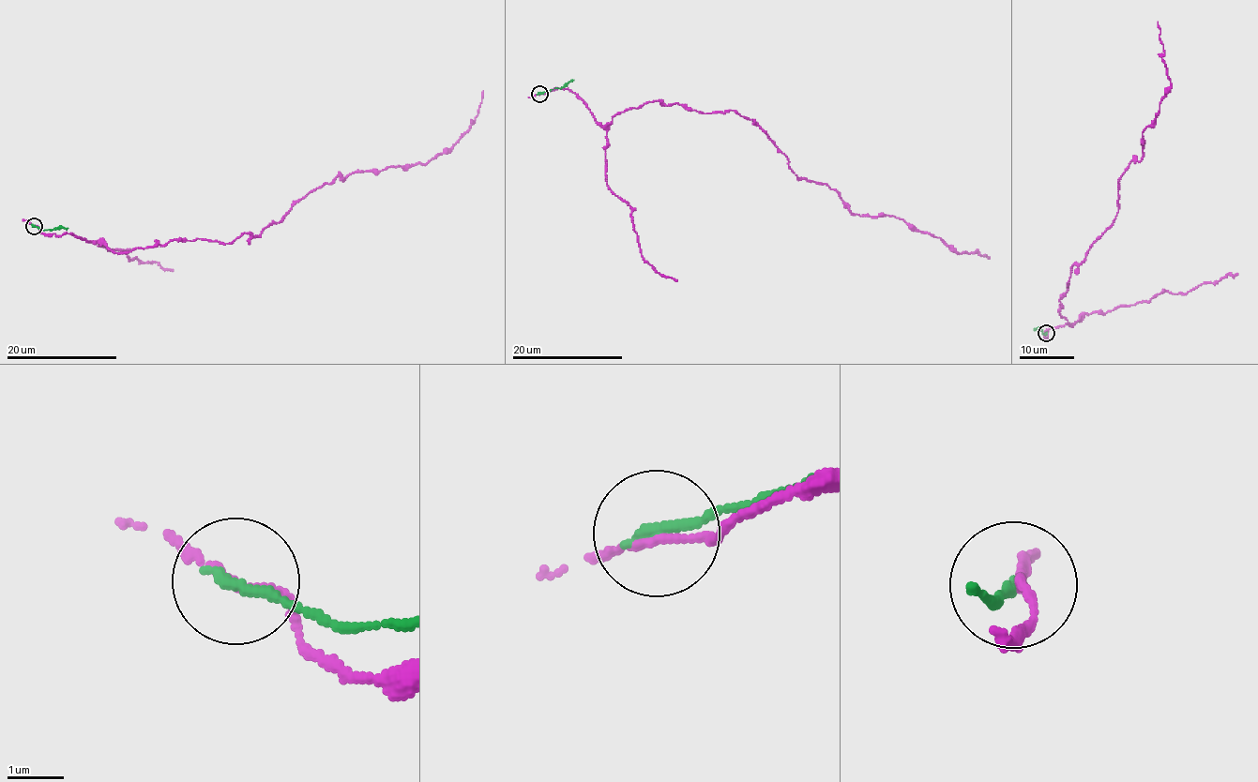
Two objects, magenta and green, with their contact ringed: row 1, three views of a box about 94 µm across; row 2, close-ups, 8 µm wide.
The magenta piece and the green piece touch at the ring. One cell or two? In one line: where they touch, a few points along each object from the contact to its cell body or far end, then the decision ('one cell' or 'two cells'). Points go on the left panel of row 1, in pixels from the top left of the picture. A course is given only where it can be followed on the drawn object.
place (34, 226); course magenta (34, 225), (116, 253), (257, 236), (339, 176), (427, 164), (463, 134), (483, 91); course green (34, 225), (44, 230), (68, 228); two cells

